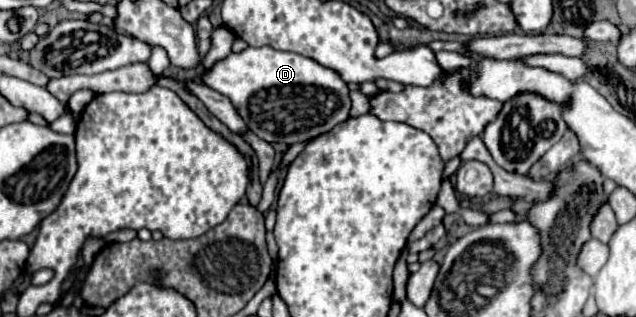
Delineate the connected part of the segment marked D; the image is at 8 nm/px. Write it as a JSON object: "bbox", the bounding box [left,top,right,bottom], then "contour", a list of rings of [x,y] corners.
{"bbox":[202,46,352,146],"contour":[[[270,46],[246,48],[244,52],[238,54],[232,52],[228,58],[216,62],[210,72],[204,72],[202,82],[214,88],[216,92],[224,94],[234,104],[236,112],[246,122],[246,126],[268,144],[282,142],[286,146],[292,146],[296,142],[306,142],[324,132],[330,132],[336,124],[348,120],[352,106],[348,84],[338,76],[338,72],[334,72],[332,68],[322,68],[322,64],[302,54],[280,52]]]}

